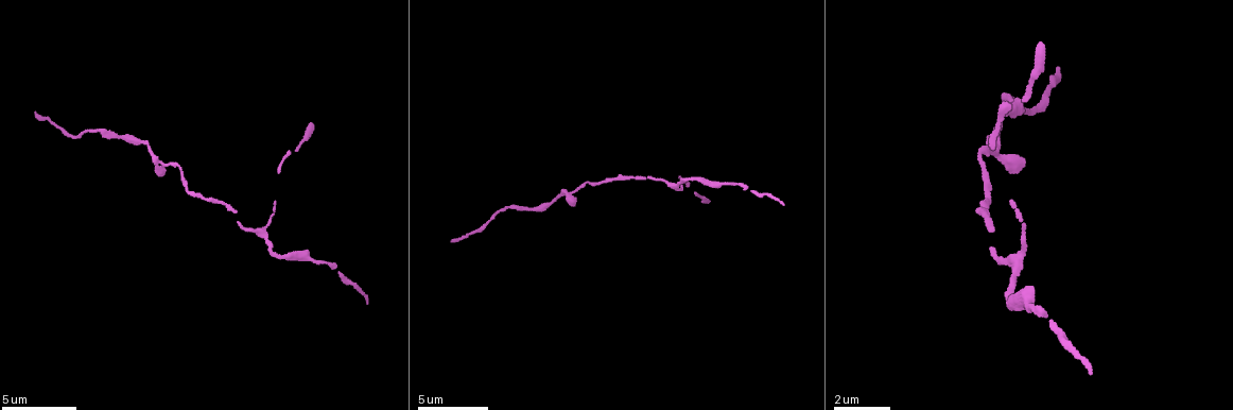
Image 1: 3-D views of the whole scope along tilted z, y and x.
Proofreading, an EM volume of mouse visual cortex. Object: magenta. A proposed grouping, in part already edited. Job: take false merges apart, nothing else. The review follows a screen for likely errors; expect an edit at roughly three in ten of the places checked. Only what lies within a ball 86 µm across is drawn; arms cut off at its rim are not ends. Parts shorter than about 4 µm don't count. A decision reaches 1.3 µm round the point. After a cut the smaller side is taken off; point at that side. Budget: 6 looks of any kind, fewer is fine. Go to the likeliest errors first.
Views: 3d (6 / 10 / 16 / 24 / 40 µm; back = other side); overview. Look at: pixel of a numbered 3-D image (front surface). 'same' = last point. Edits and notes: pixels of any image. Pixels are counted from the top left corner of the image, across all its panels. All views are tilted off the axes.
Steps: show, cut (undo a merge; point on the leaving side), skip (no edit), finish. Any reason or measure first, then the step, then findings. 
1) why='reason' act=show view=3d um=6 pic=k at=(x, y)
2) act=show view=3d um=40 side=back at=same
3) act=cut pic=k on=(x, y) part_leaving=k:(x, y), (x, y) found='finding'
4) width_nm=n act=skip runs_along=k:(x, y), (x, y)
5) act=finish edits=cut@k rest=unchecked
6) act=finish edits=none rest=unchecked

act=show view=3d um=10 pic=1 at=(675, 184)

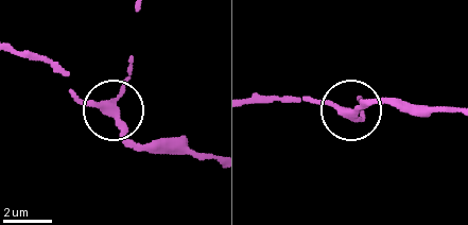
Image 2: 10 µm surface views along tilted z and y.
side_arm_um=10 act=skip runs_along=2:(253, 98), (306, 96), (351, 111), (388, 103) found='all the same neuron'

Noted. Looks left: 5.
why='sudden change in width' act=show view=3d um=10 pic=1 at=(339, 272)

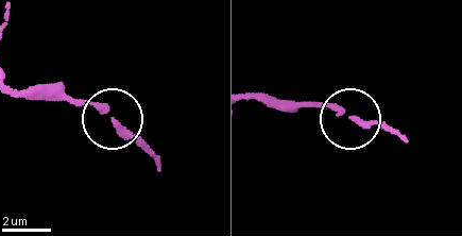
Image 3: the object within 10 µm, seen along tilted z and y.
act=show view=3d um=6 pic=3 at=(349, 116)

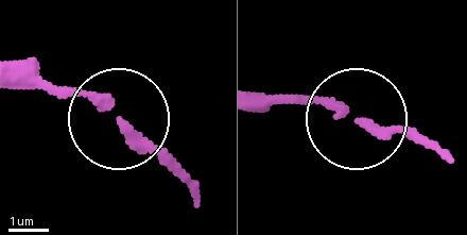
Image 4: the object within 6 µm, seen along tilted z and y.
act=skip runs_along=4:(263, 100), (335, 102), (444, 150) found='continuous, no second neuron'

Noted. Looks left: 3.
why='narrows sharply' act=show view=3d um=16 pic=1 at=(589, 183)

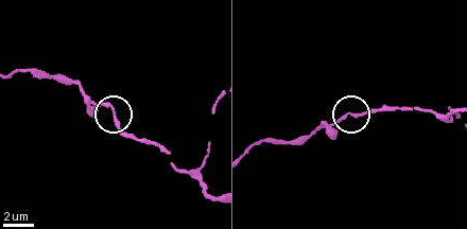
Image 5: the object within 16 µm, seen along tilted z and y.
act=skip runs_along=5:(140, 139), (122, 131), (110, 108), (94, 102), (75, 84) found='continuous, no second neuron'

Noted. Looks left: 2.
act=finish edits=none rest=unchecked

